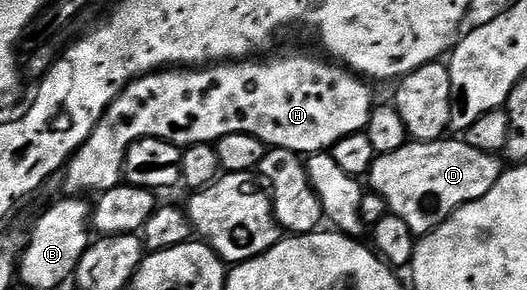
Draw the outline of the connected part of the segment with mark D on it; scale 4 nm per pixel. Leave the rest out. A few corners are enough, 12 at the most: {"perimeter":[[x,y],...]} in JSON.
{"perimeter":[[458,137],[376,156],[370,189],[416,236],[505,169]]}

